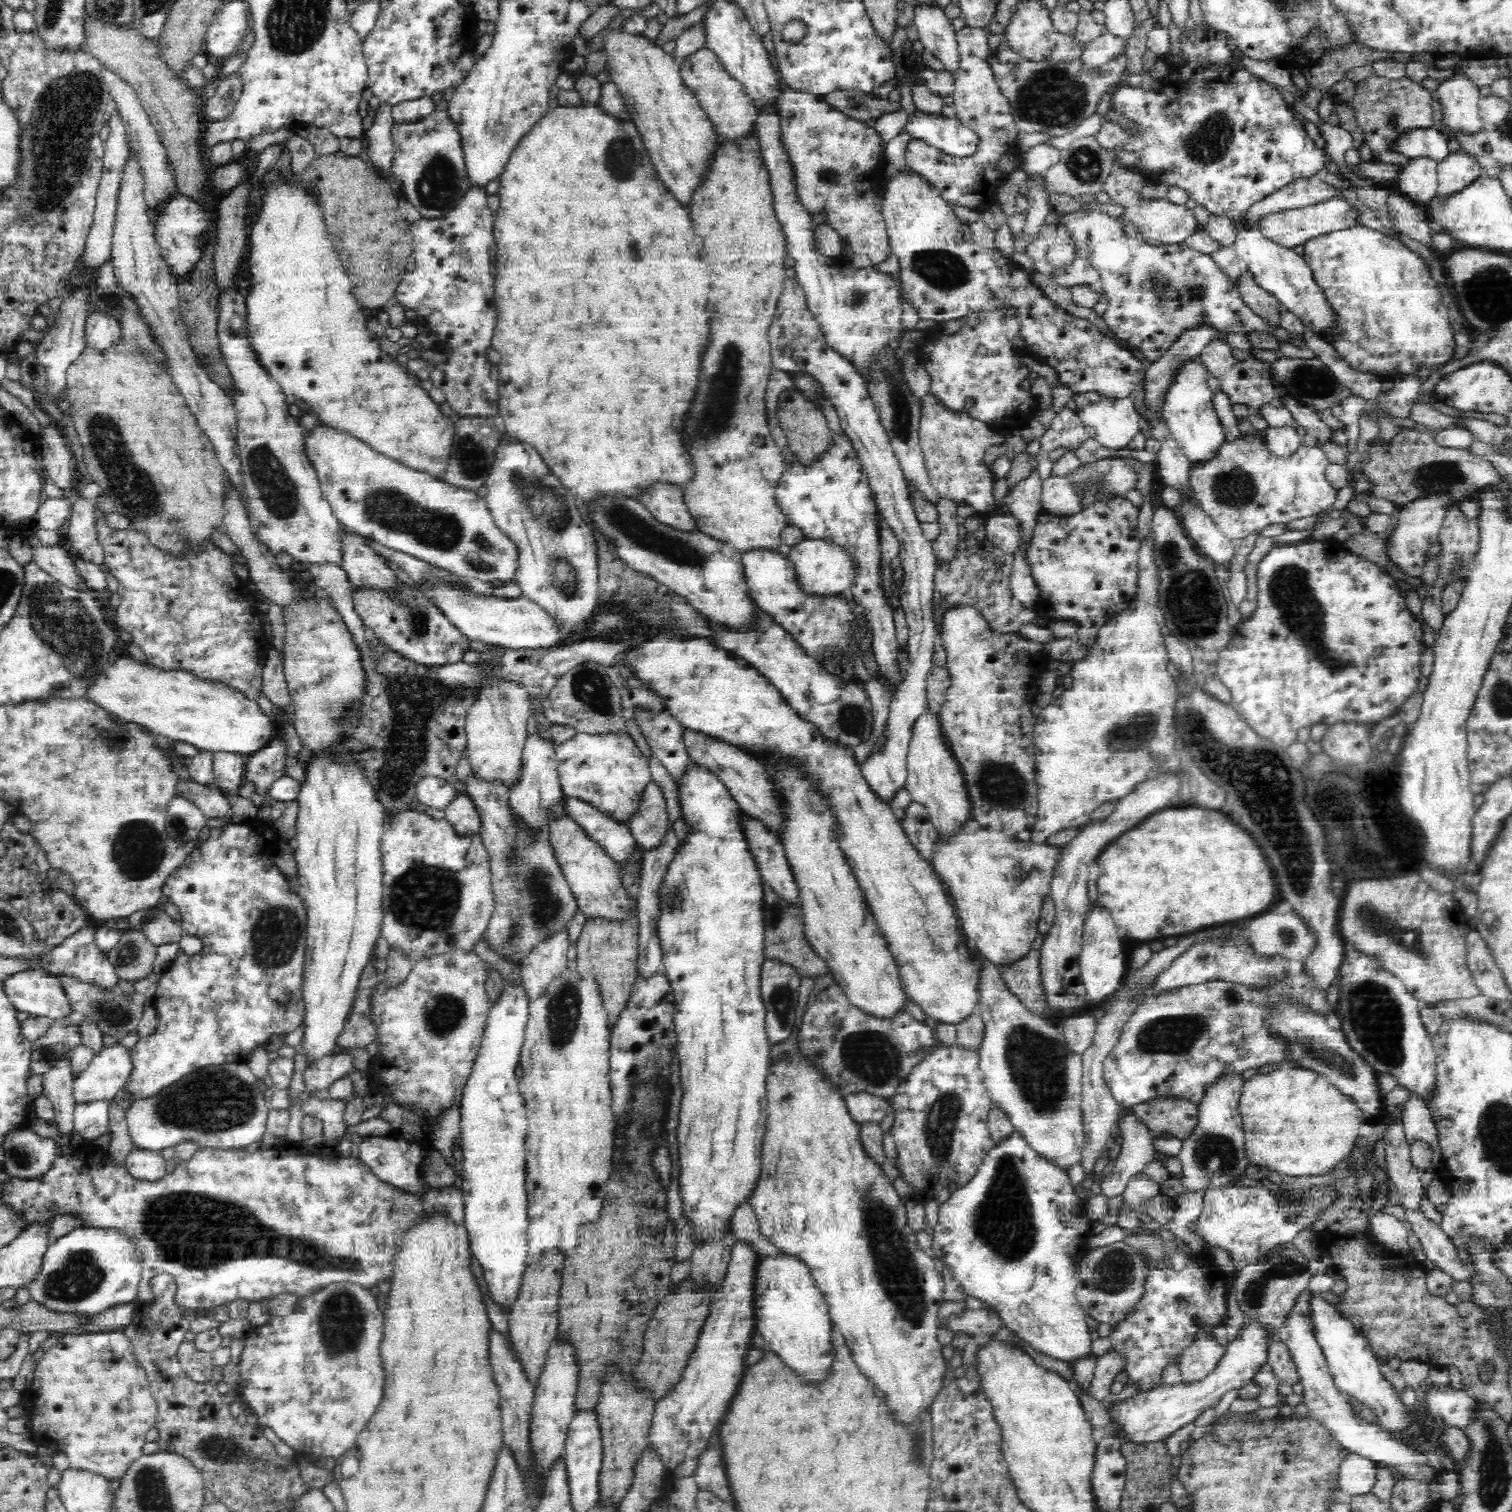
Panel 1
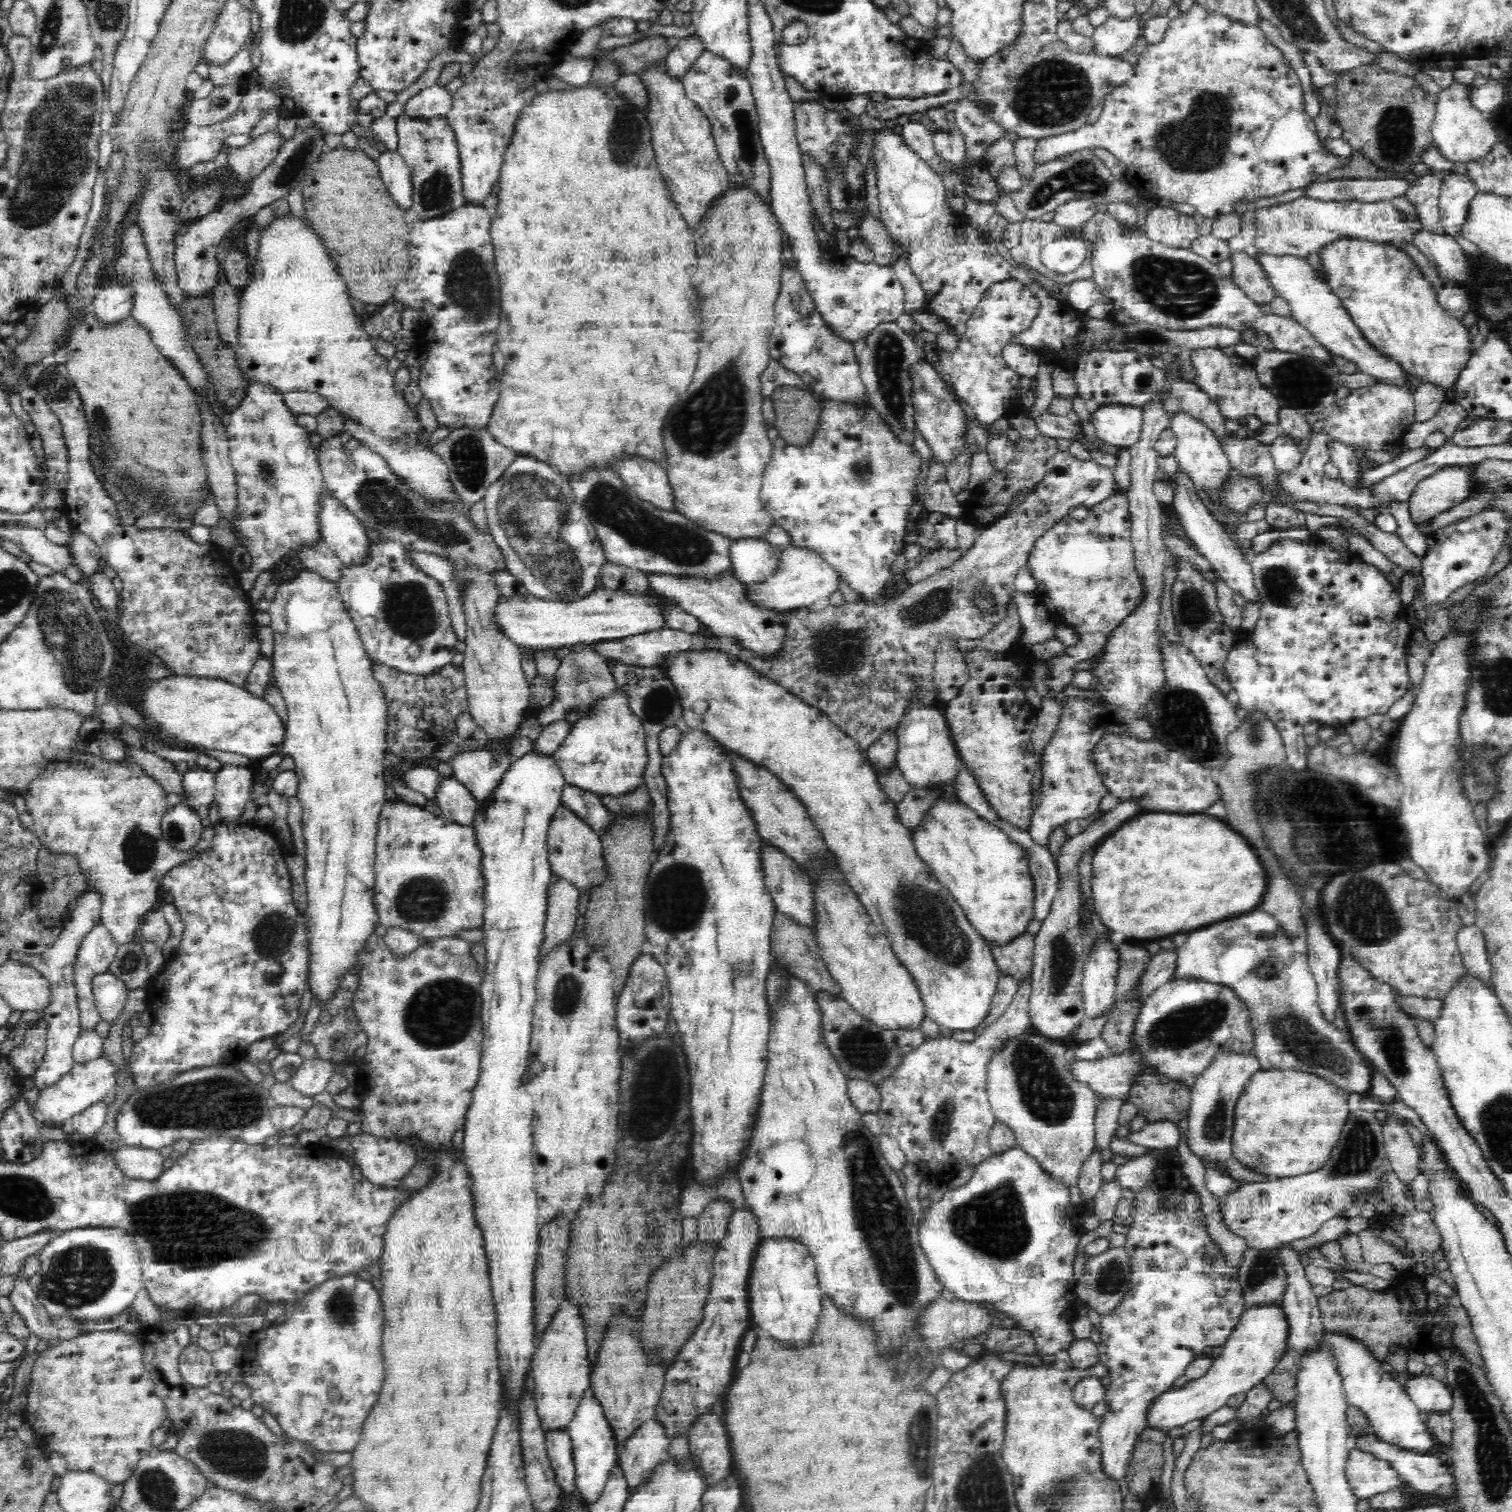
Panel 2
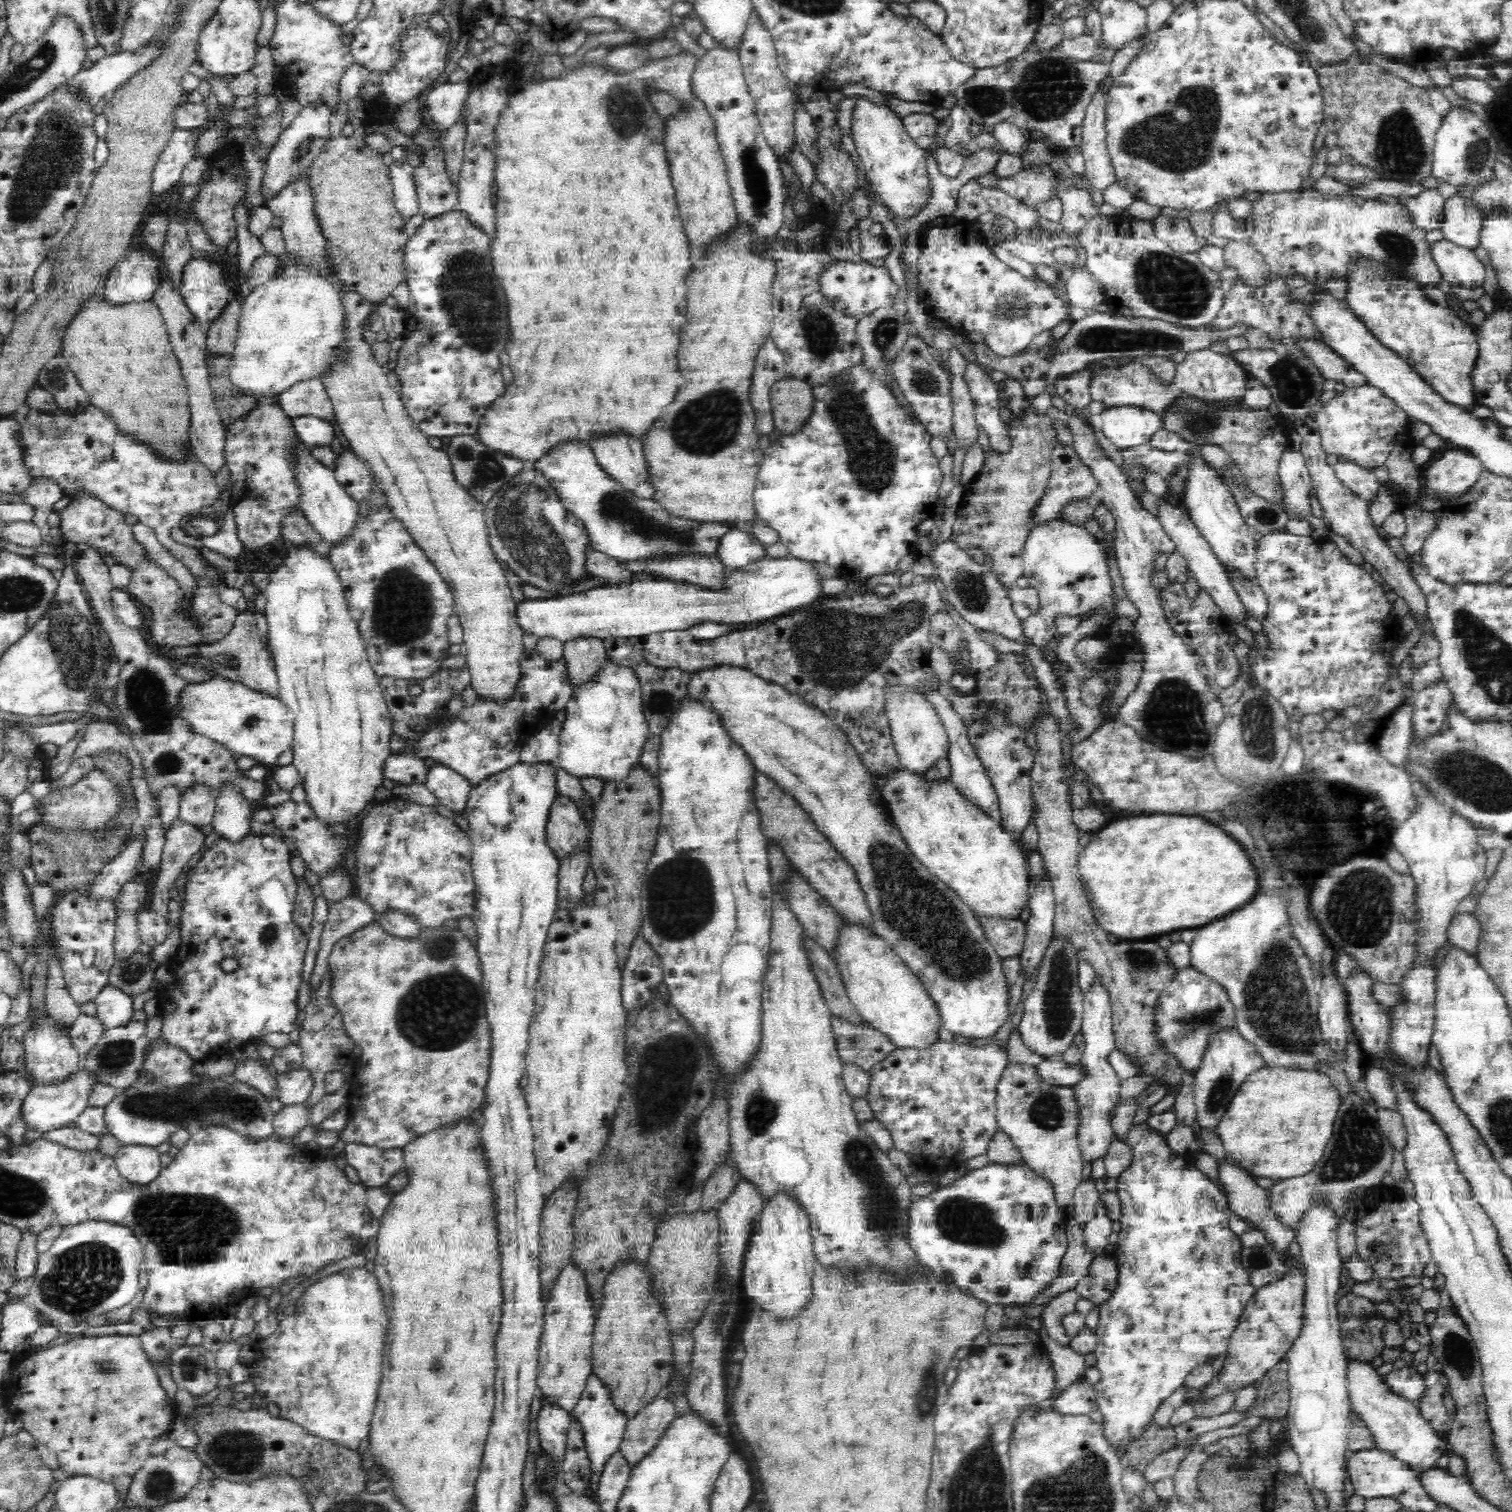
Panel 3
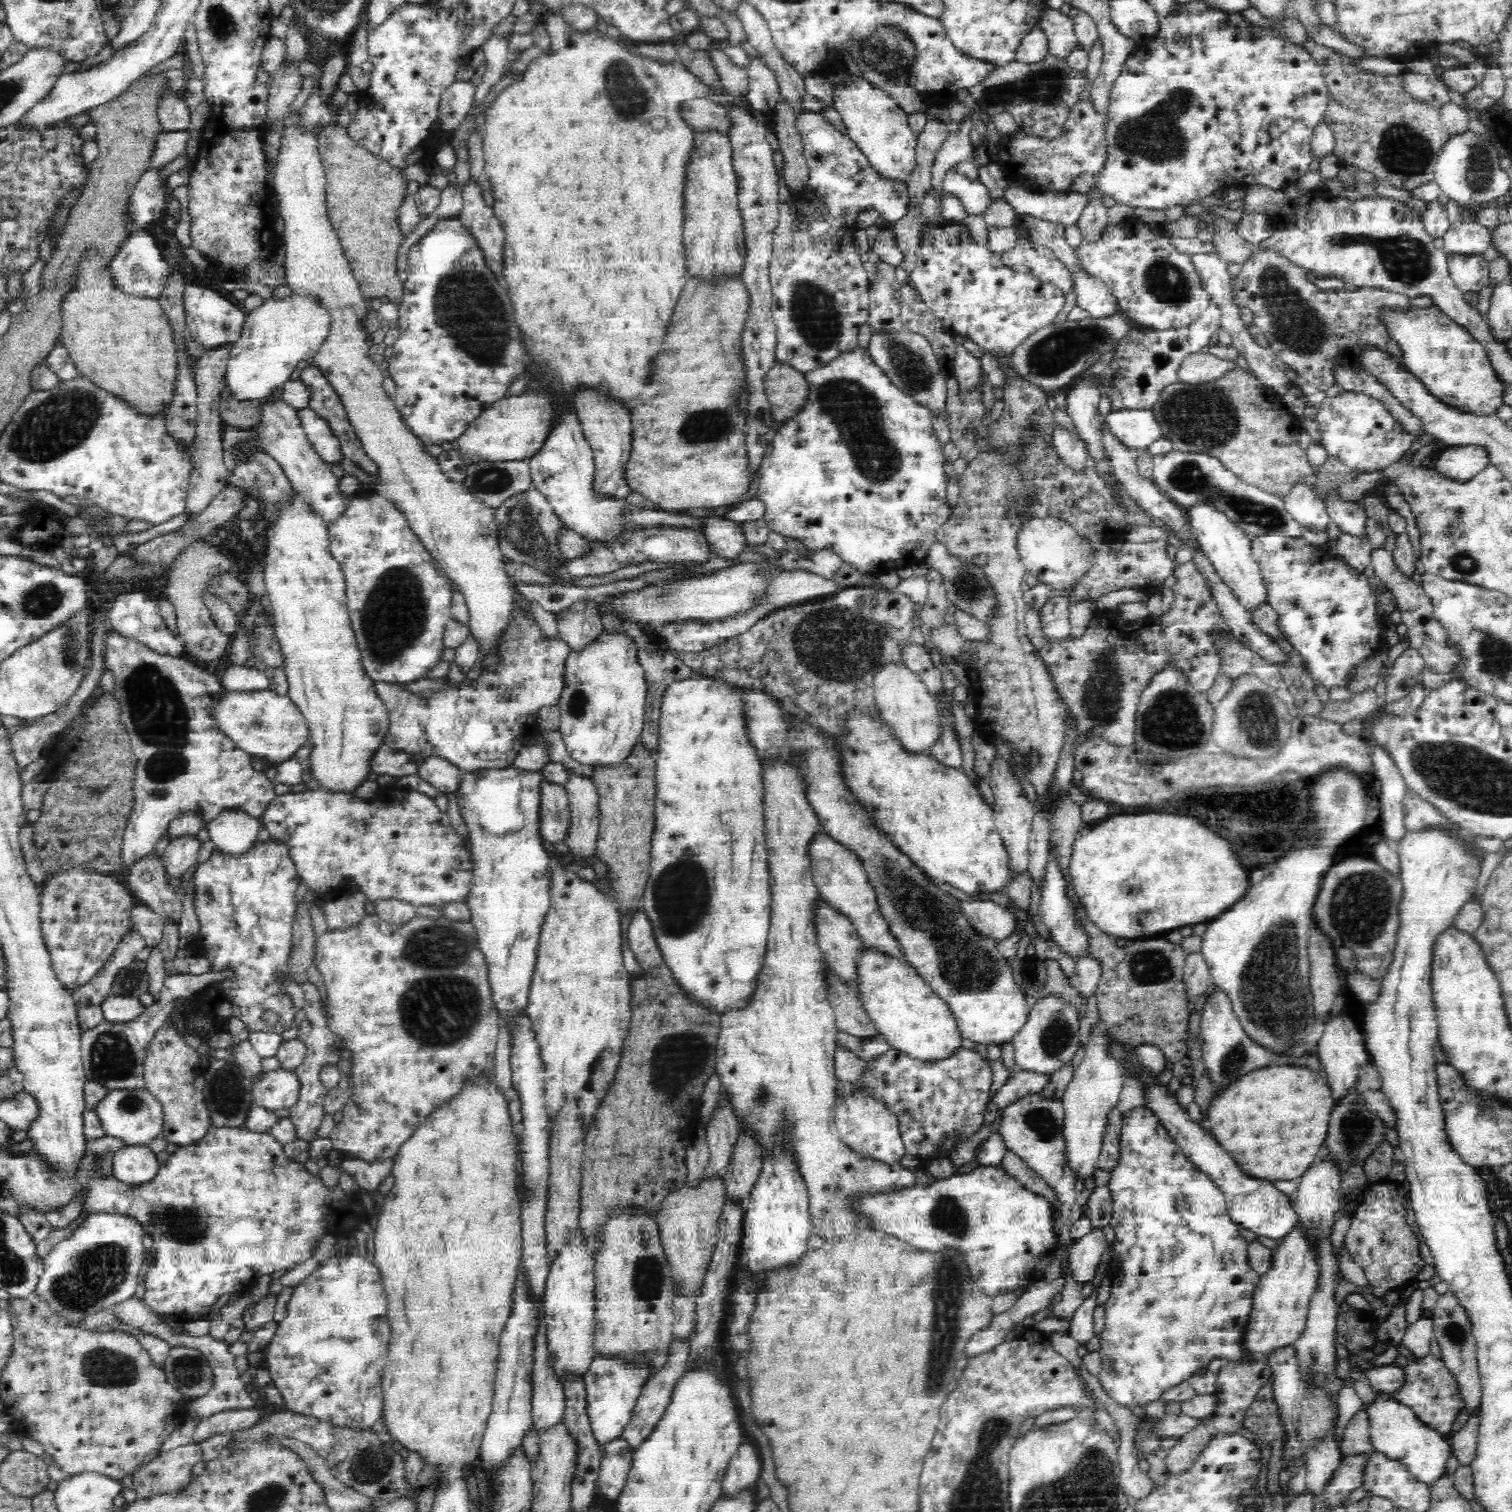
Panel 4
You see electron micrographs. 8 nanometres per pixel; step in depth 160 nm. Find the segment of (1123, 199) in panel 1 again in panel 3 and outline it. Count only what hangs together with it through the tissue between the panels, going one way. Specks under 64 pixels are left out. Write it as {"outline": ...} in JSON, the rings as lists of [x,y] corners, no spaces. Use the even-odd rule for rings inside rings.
{"outline":[[[1161,214],[1153,225],[1156,237],[1166,241],[1172,250],[1194,254],[1207,245],[1206,238],[1196,236],[1191,230],[1189,219],[1168,218]]]}

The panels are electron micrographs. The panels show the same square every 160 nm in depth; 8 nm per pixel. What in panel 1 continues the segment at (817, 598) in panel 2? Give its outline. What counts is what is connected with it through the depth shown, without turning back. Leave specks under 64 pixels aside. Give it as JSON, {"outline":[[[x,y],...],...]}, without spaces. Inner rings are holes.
{"outline":[[[804,540],[792,546],[786,557],[793,566],[793,578],[797,590],[804,596],[837,596],[847,590],[853,579],[853,562],[839,546],[823,540]]]}

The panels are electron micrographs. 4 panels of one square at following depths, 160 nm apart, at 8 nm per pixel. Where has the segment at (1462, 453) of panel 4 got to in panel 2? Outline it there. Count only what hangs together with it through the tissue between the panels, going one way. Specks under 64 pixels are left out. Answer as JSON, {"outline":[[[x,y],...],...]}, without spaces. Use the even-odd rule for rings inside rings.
{"outline":[[[1458,463],[1444,465],[1430,476],[1421,480],[1409,499],[1410,518],[1415,525],[1426,524],[1433,516],[1446,512],[1470,498],[1474,487],[1472,467]]]}

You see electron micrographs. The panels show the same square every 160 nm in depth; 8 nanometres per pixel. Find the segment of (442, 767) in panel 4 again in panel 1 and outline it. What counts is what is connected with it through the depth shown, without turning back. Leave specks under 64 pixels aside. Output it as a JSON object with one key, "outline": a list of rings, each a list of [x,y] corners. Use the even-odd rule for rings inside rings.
{"outline":[[[456,791],[453,800],[443,810],[446,812],[445,819],[460,836],[480,833],[481,818],[470,795]]]}

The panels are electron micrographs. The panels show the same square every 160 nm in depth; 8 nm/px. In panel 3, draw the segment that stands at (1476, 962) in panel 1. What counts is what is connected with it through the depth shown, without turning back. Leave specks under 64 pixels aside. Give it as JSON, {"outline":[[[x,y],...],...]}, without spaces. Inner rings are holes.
{"outline":[[[1457,913],[1451,919],[1450,926],[1448,926],[1448,943],[1458,945],[1458,947],[1476,954],[1480,930],[1480,921],[1474,913]]]}

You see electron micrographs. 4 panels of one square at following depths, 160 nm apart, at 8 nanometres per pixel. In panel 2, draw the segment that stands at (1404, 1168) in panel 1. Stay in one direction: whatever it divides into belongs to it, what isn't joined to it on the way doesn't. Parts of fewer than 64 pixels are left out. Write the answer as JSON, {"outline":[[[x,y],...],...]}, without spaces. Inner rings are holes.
{"outline":[[[1390,1115],[1388,1120],[1383,1122],[1383,1139],[1386,1155],[1394,1167],[1394,1173],[1403,1184],[1410,1184],[1417,1171],[1416,1143],[1412,1140],[1410,1133],[1400,1123],[1396,1115]]]}

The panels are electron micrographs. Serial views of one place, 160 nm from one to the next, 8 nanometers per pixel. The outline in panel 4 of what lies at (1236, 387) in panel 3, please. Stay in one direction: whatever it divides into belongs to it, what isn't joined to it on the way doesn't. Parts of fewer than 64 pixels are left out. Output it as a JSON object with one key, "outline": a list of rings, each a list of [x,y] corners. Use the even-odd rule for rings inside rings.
{"outline":[[[1208,353],[1190,354],[1179,367],[1177,378],[1185,384],[1206,384],[1236,366],[1232,361],[1220,360]]]}

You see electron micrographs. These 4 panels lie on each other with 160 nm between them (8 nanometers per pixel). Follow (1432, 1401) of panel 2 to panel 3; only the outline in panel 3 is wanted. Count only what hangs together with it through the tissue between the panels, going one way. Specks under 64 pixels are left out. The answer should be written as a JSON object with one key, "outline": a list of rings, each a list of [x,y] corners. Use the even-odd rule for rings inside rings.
{"outline":[[[1411,1367],[1400,1368],[1388,1372],[1384,1378],[1384,1385],[1392,1394],[1400,1396],[1410,1402],[1415,1402],[1424,1394],[1423,1369]]]}

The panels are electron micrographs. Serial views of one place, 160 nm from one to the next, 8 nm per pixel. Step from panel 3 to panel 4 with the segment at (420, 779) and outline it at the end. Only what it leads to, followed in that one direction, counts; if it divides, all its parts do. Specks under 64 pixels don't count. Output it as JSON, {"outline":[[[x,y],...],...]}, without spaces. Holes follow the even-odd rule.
{"outline":[[[380,745],[370,757],[369,770],[378,775],[388,774],[402,778],[416,775],[418,766],[413,755],[402,751],[391,751],[386,745]]]}

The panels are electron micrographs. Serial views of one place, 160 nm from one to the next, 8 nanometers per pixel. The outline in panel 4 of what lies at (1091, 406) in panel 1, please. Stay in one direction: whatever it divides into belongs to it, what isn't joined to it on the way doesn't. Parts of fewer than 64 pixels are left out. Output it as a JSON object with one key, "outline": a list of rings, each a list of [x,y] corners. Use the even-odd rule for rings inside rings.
{"outline":[[[1128,410],[1110,412],[1105,422],[1112,434],[1133,451],[1146,451],[1147,448],[1162,438],[1160,425],[1151,410]]]}

